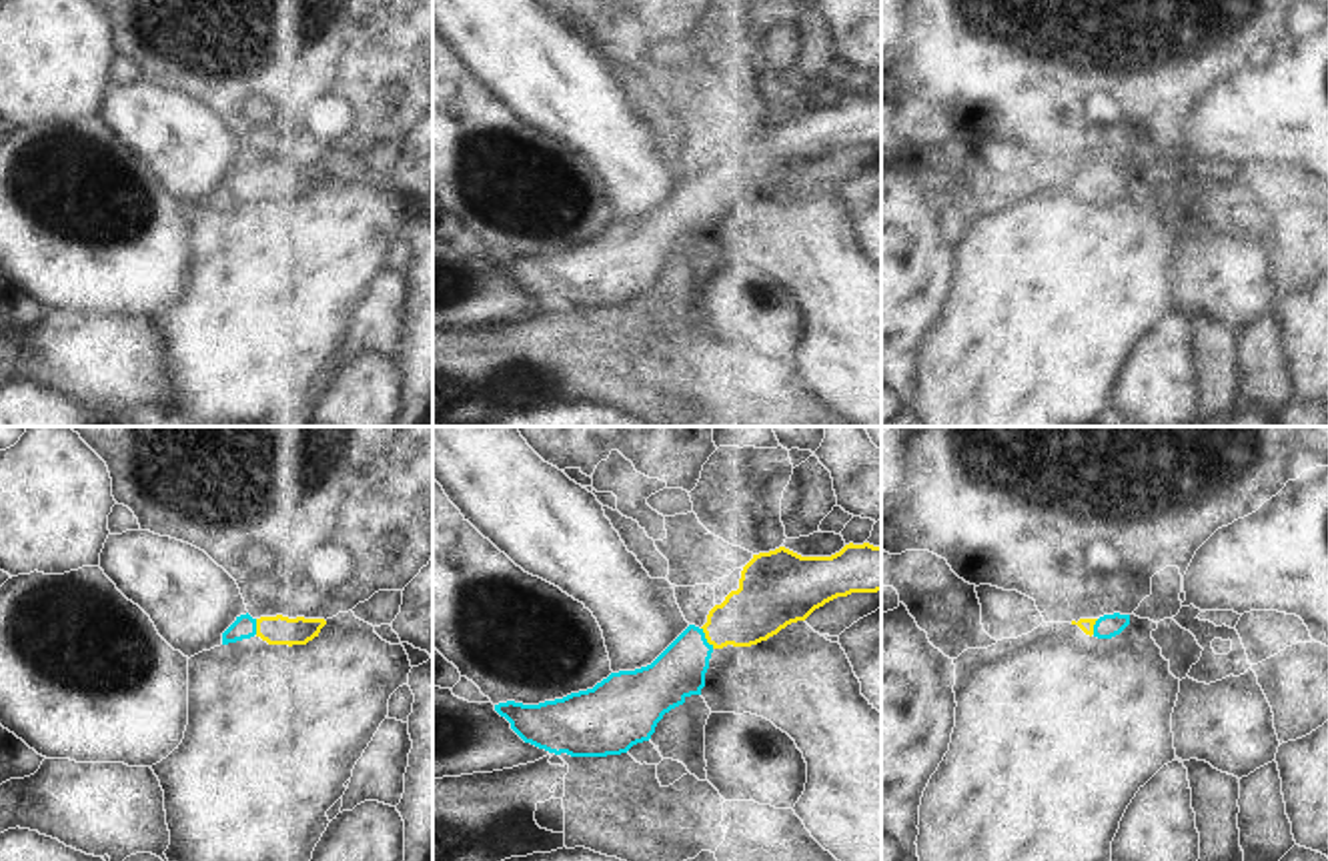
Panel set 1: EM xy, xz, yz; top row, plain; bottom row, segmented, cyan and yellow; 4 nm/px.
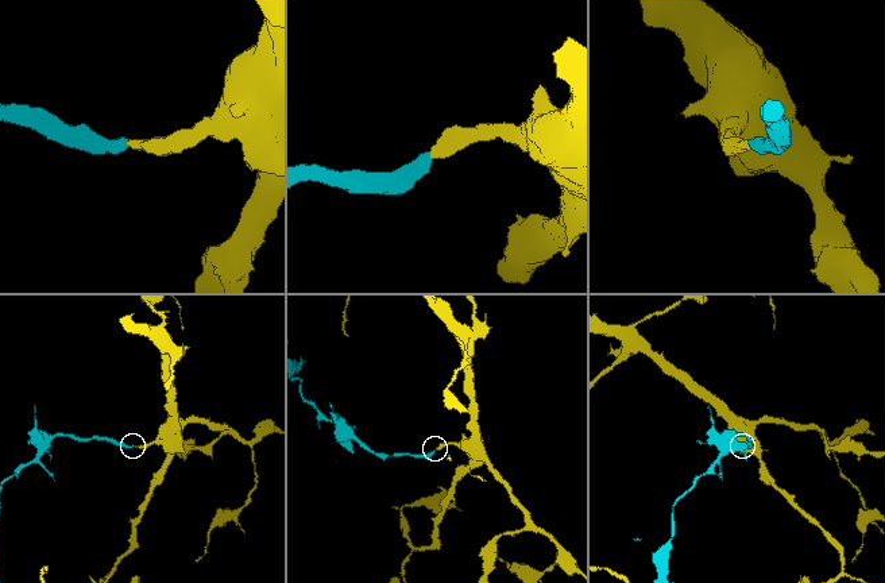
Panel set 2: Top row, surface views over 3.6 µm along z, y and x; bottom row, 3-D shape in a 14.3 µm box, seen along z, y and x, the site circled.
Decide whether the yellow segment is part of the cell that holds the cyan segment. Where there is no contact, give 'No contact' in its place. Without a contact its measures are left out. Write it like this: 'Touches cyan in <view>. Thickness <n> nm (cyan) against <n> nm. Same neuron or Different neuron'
Touches cyan in xz. Thickness 200 nm (cyan) against 240 nm. Same neuron

